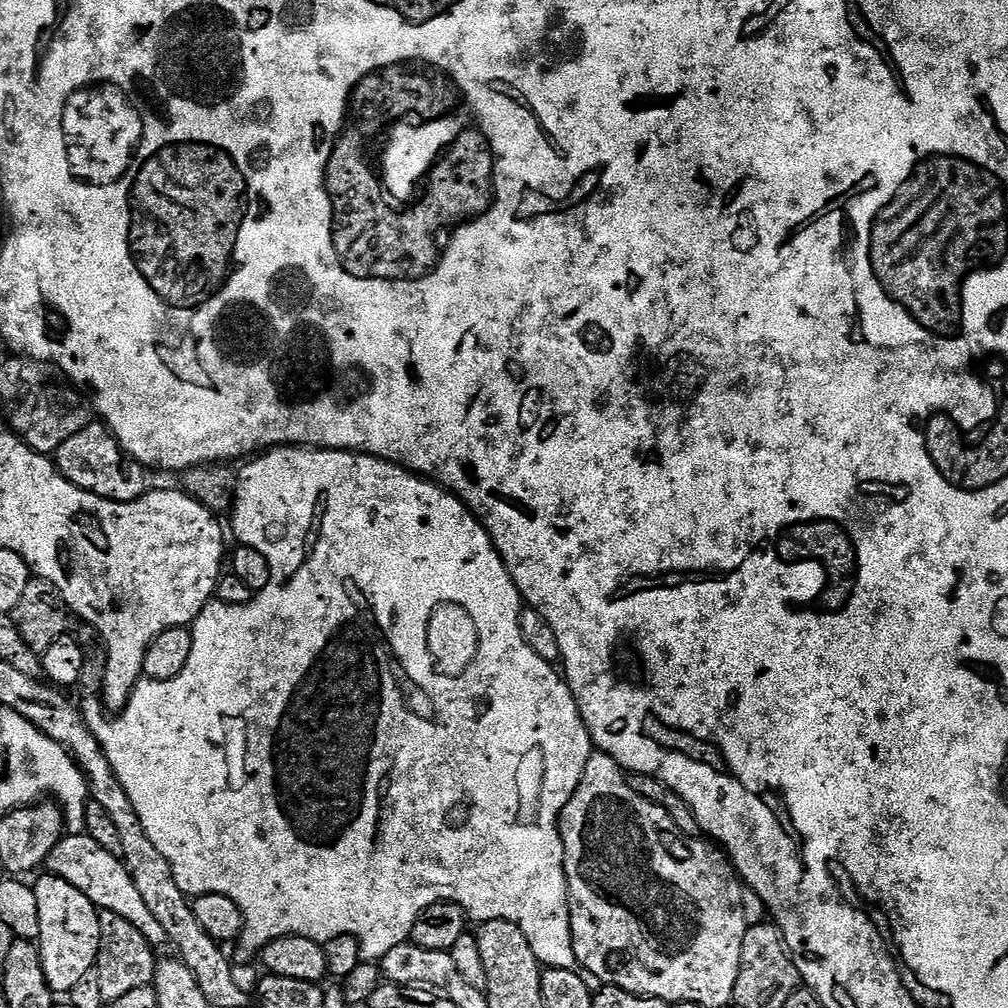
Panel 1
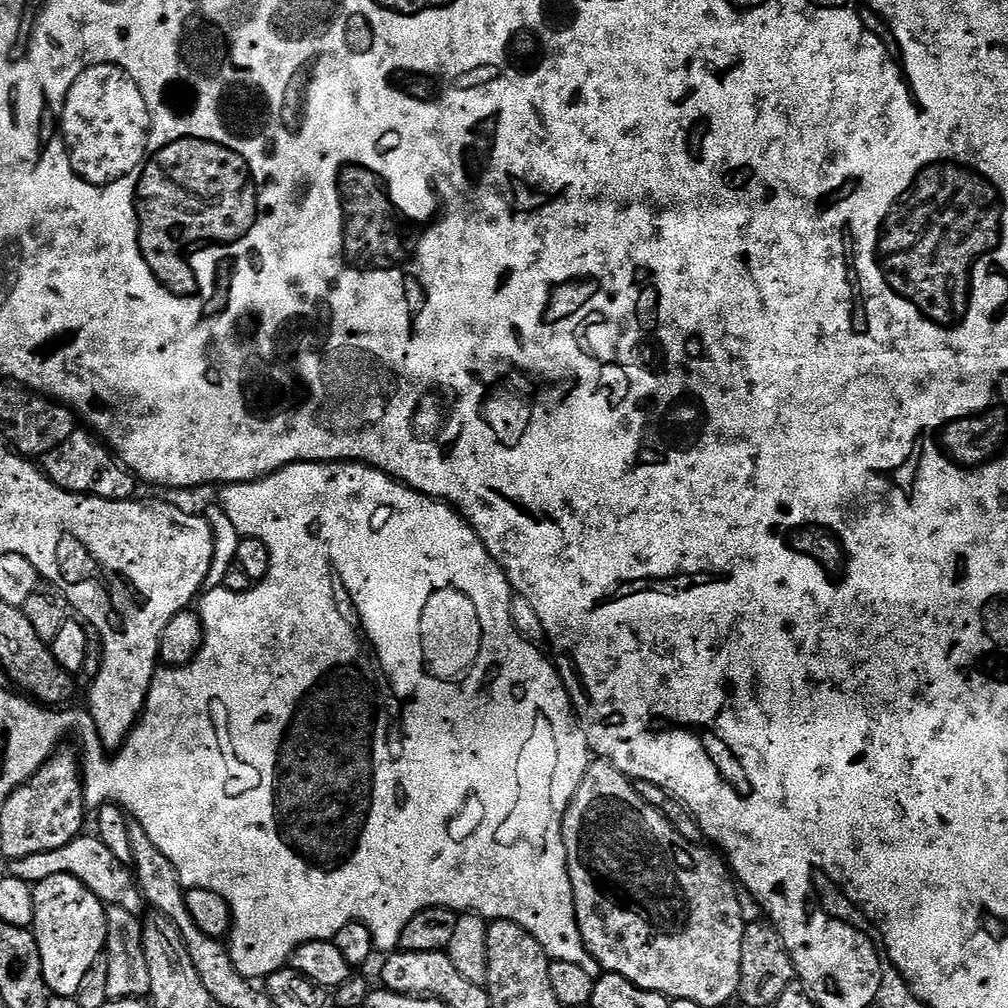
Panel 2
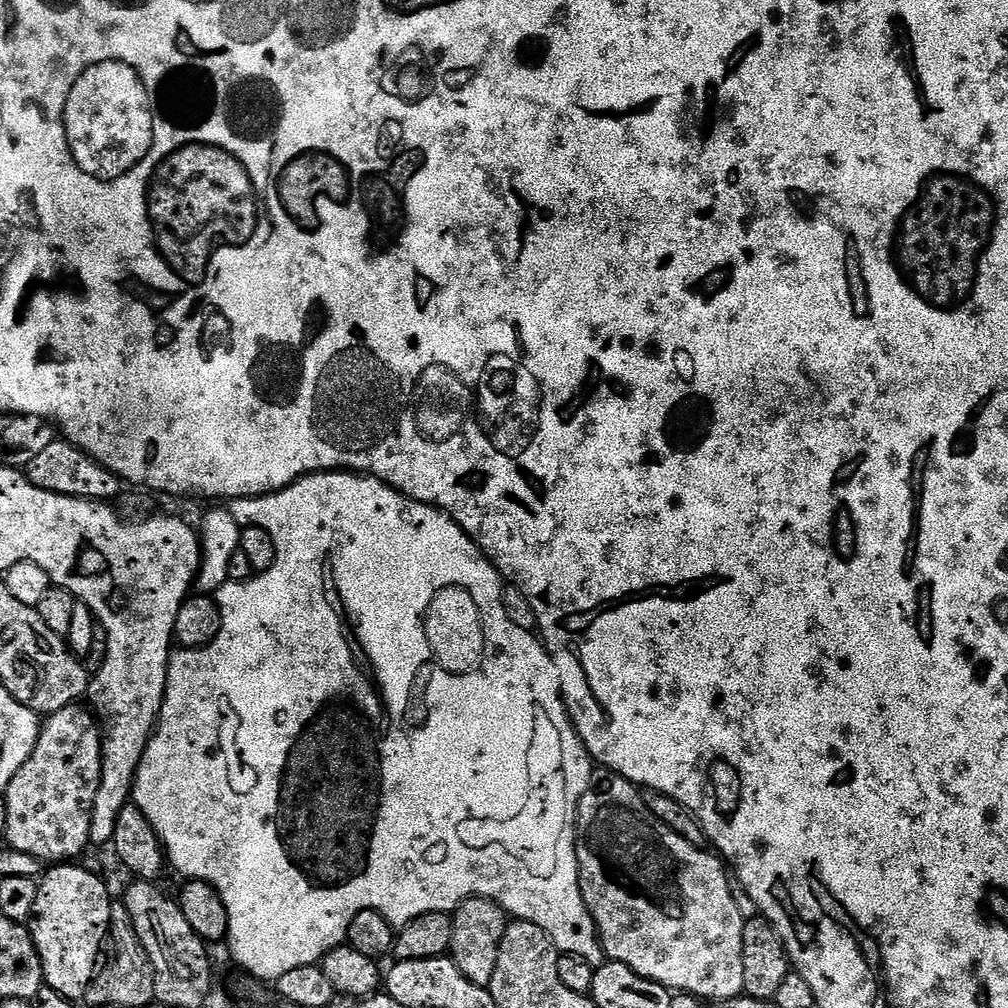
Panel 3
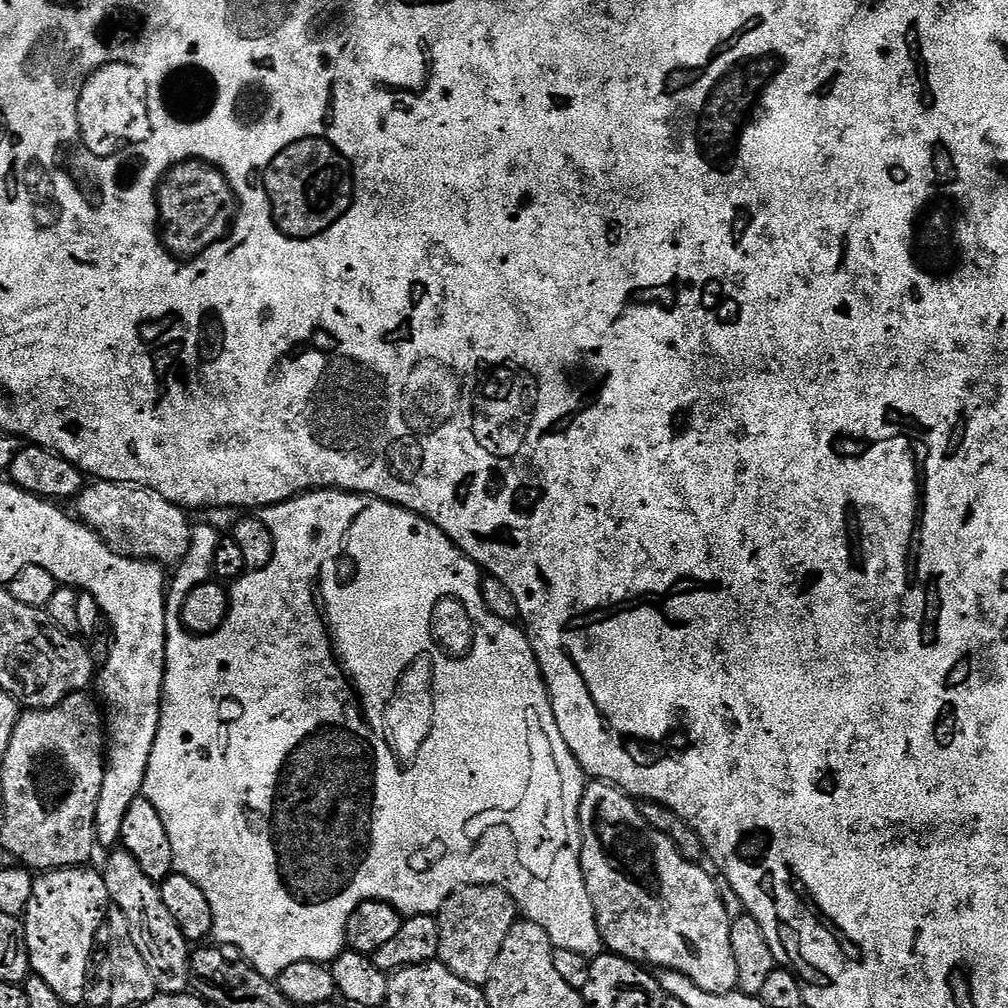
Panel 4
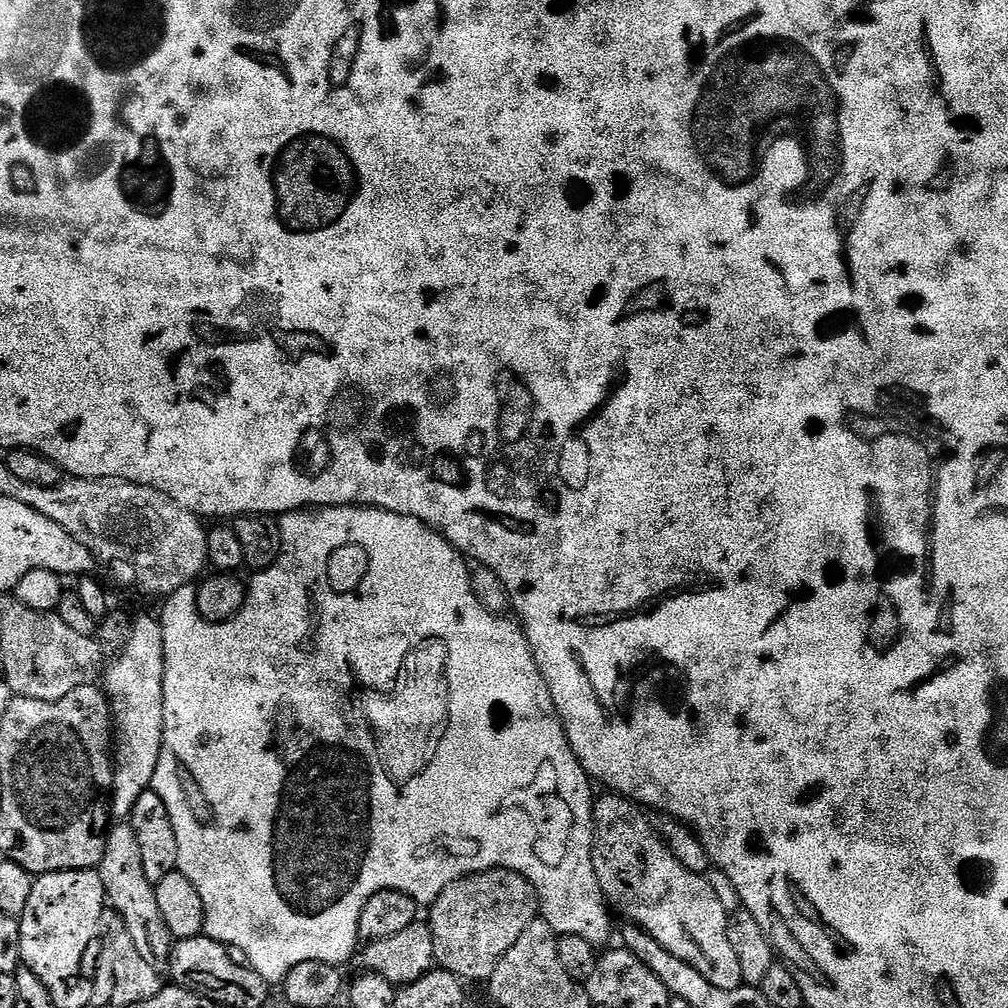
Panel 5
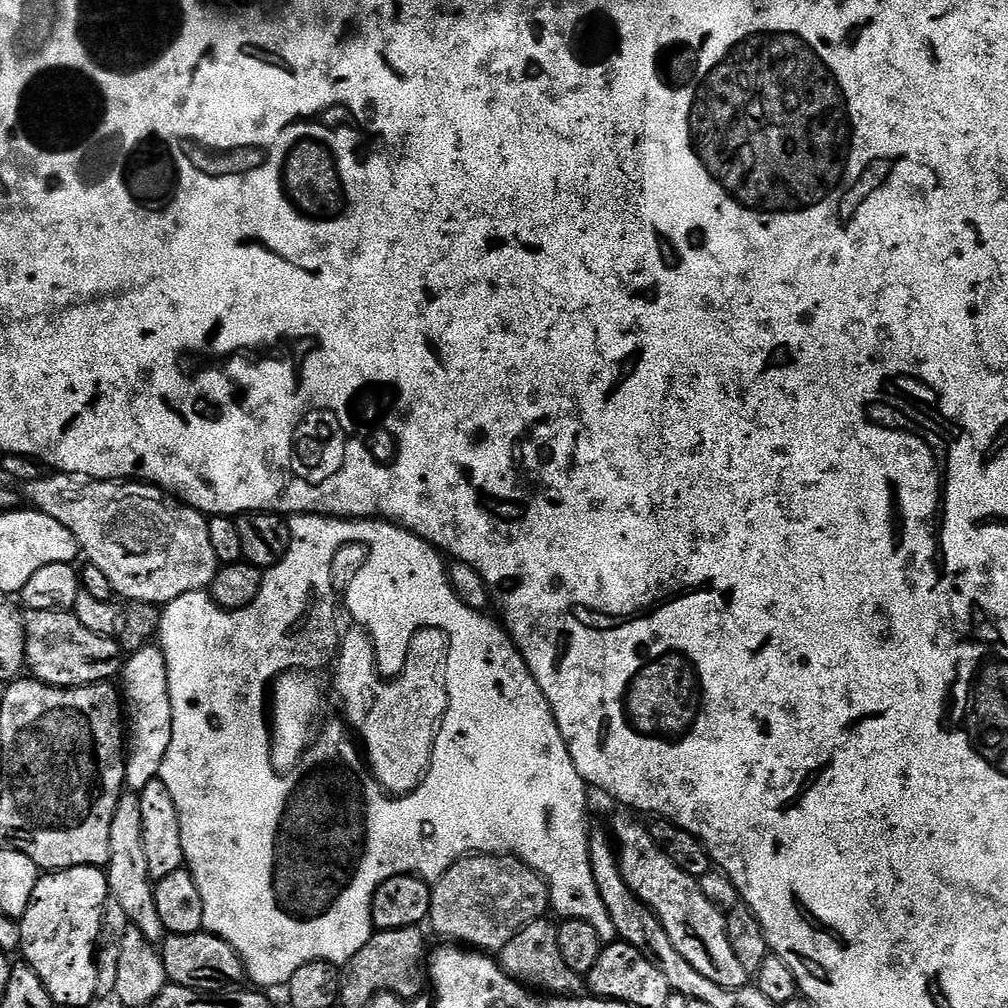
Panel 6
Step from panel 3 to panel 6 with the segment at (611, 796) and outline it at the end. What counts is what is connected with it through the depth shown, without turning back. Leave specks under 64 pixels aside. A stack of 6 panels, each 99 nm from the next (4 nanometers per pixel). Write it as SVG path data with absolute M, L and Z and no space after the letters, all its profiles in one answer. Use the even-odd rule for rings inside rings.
M616 816L610 832L618 845L620 873L626 886L659 918L666 934L670 934L670 942L674 942L674 950L678 950L678 954L682 954L698 974L706 974L706 978L710 978L710 982L718 982L718 986L734 989L749 983L750 974L742 970L742 962L738 962L730 947L725 913L717 904L710 902L706 894L702 894L699 879L681 870L660 849L643 823L640 825L628 816Z

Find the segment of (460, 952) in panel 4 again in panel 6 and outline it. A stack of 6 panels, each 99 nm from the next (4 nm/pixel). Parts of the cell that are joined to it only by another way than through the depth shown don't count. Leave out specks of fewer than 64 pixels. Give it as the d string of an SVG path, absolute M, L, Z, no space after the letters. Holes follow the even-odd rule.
M469 854L432 884L428 920L453 945L499 954L524 925L541 919L549 908L548 883L529 864L511 854Z

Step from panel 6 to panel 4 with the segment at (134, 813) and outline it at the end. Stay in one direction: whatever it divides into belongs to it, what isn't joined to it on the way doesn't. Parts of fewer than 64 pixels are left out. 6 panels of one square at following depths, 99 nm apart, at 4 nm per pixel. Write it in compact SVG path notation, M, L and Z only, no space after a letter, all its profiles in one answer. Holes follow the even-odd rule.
M116 850L109 856L112 857L108 865L102 868L109 901L126 914L126 922L130 922L130 938L134 946L138 946L138 954L146 958L146 966L150 966L150 974L154 974L157 989L162 992L189 991L192 975L190 941L184 937L182 930L178 930L178 922L174 922L170 910L166 910L159 883L146 878L142 866L138 866L128 852Z

